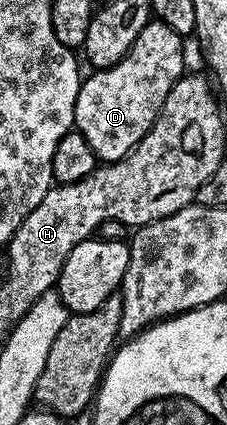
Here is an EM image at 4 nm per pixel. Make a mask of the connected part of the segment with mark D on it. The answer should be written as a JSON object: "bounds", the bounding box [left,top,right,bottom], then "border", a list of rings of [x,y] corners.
{"bounds":[74,20,183,163],"border":[[[151,20],[136,36],[132,48],[128,48],[126,55],[107,70],[94,70],[91,78],[87,77],[78,88],[76,108],[74,109],[74,126],[92,144],[92,152],[98,157],[99,163],[120,160],[152,128],[168,92],[183,77],[182,70],[182,42],[183,35],[178,34],[168,24]]]}

